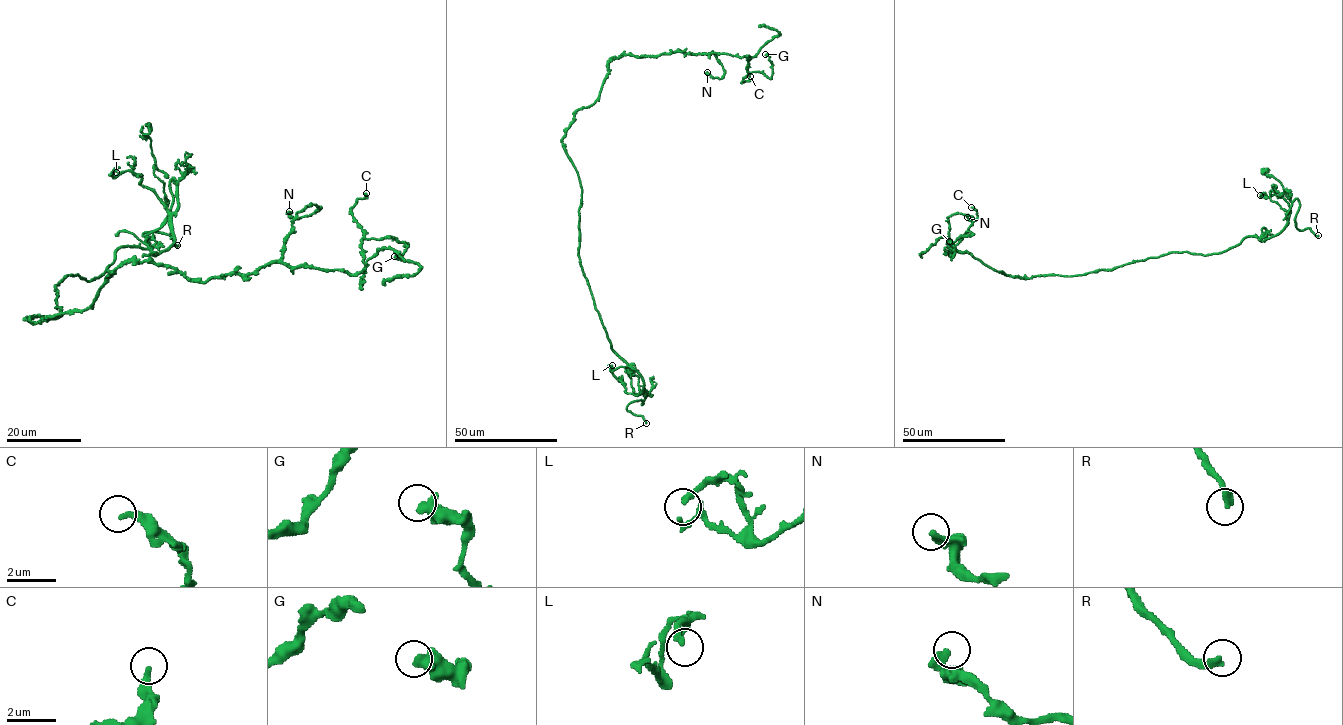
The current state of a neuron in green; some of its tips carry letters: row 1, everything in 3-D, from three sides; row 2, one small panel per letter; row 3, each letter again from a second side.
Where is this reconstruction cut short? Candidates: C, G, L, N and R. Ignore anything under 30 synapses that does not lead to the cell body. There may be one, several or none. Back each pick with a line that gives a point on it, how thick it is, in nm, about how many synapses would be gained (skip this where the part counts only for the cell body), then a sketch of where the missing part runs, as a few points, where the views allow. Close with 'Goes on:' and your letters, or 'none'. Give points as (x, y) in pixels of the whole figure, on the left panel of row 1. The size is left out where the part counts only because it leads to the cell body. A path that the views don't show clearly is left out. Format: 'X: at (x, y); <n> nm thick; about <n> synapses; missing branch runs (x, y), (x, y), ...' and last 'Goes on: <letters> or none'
R: at (177, 245); 280 nm thick; missing branch runs (177, 245), (181, 248), (189, 241), (192, 233)
Goes on: R

